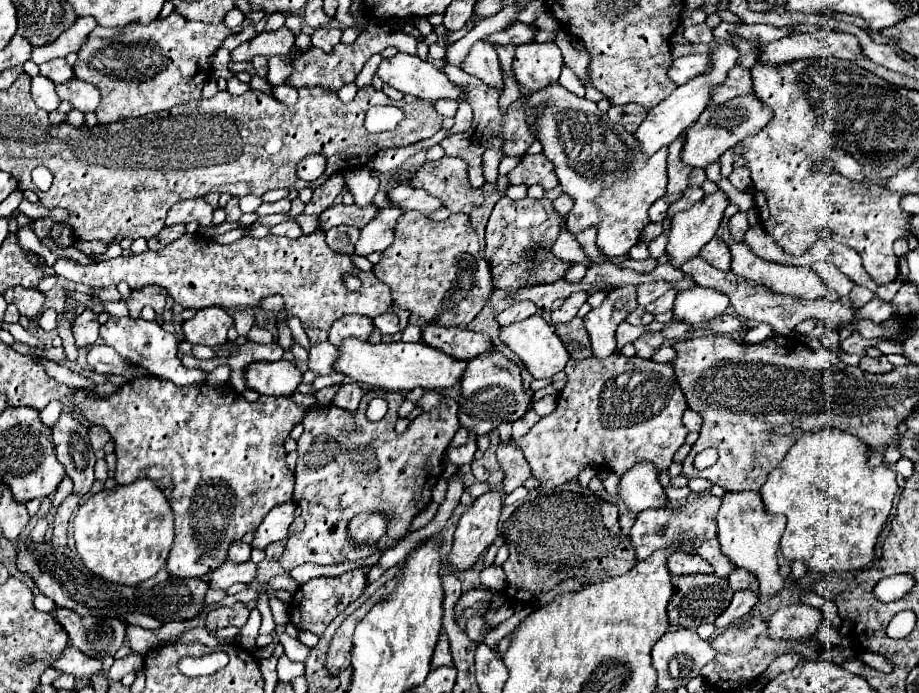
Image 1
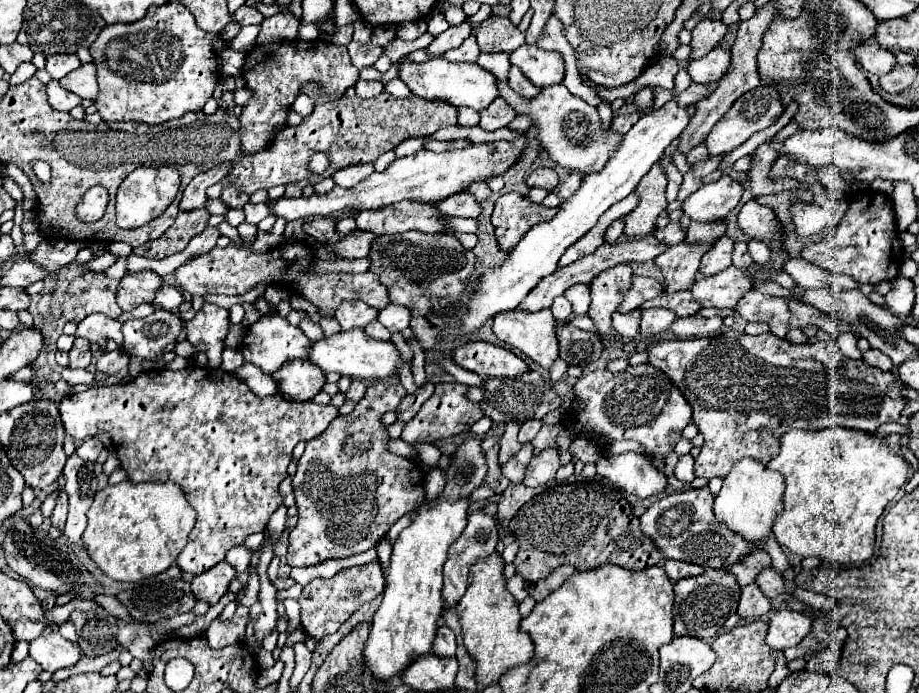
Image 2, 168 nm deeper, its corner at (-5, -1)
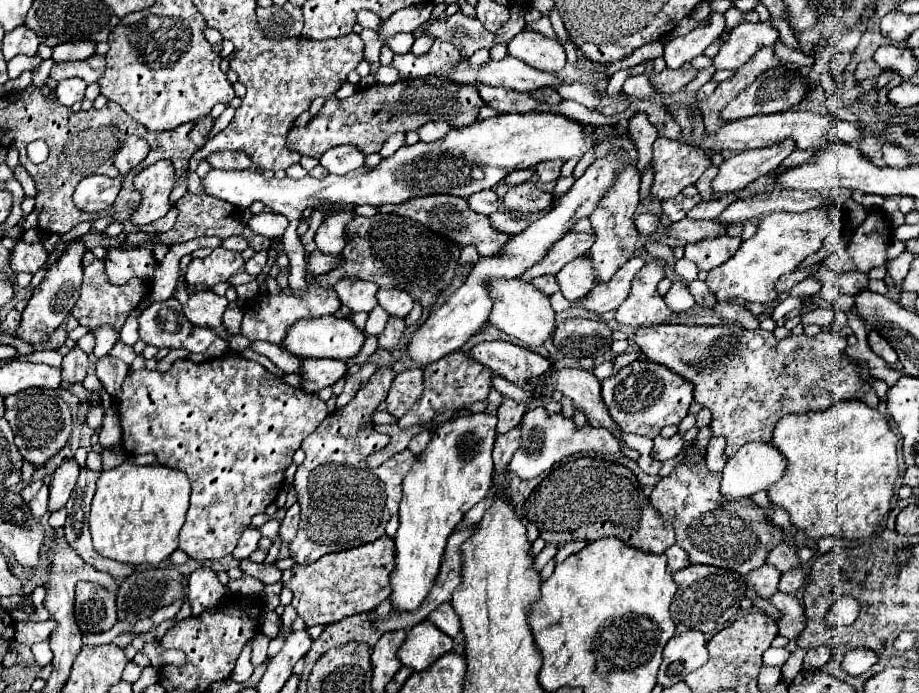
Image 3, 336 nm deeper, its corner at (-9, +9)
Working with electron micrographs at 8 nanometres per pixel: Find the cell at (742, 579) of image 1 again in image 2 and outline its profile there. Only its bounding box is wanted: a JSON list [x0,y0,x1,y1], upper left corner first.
[755,569,787,599]

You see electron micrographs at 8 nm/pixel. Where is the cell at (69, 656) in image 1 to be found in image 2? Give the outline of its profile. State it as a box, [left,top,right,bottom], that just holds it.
[29,629,81,673]

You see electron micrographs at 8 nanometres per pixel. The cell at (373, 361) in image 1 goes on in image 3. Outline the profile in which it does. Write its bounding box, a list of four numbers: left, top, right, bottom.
[285,315,367,361]

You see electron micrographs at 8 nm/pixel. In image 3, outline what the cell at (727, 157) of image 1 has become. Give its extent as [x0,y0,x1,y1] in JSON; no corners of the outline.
[711,141,793,193]

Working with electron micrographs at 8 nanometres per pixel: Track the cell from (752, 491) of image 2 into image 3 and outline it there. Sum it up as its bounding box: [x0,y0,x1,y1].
[721,443,787,501]

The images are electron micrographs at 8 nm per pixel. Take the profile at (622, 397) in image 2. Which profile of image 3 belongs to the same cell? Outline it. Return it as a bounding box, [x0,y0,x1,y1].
[601,357,693,439]

